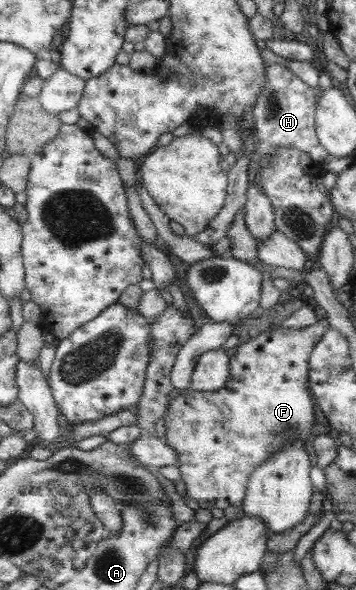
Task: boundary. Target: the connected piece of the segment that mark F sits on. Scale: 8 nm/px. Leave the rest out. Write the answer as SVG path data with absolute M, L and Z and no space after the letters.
M320 319L318 323L301 329L270 328L268 331L260 332L257 337L251 338L246 342L241 342L236 348L236 353L231 356L231 378L228 379L227 386L219 388L217 391L197 391L188 389L182 394L174 394L168 406L167 418L165 419L166 435L164 439L167 444L174 448L178 453L179 459L175 466L180 470L181 480L186 484L187 496L194 498L201 508L220 508L226 510L230 506L243 506L248 490L248 483L252 473L264 462L273 458L274 453L288 447L293 440L312 440L310 437L314 426L316 426L316 416L314 416L314 400L310 396L311 354L321 336L324 336L332 325L326 319Z

